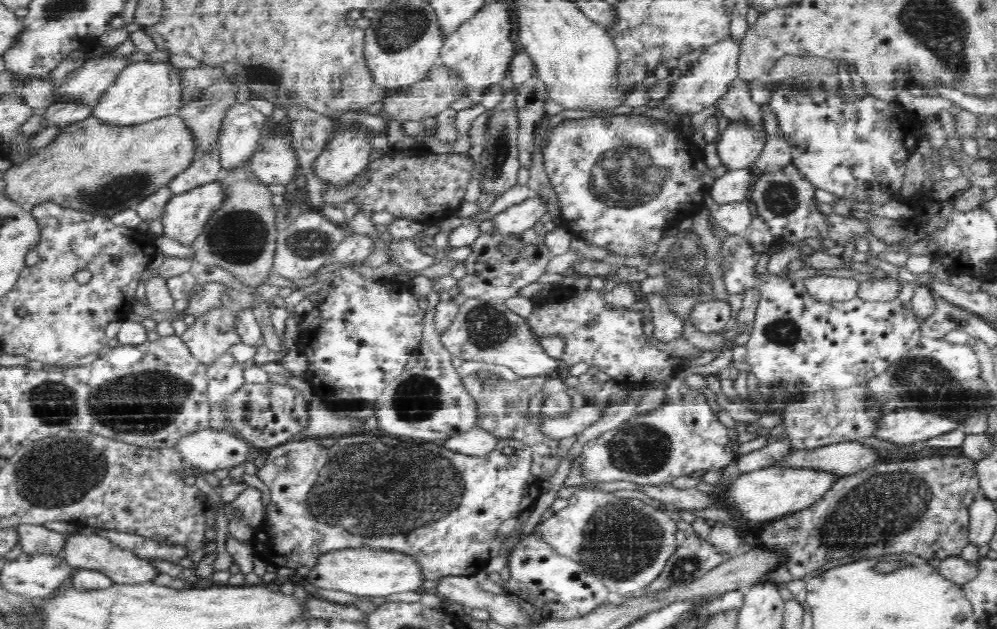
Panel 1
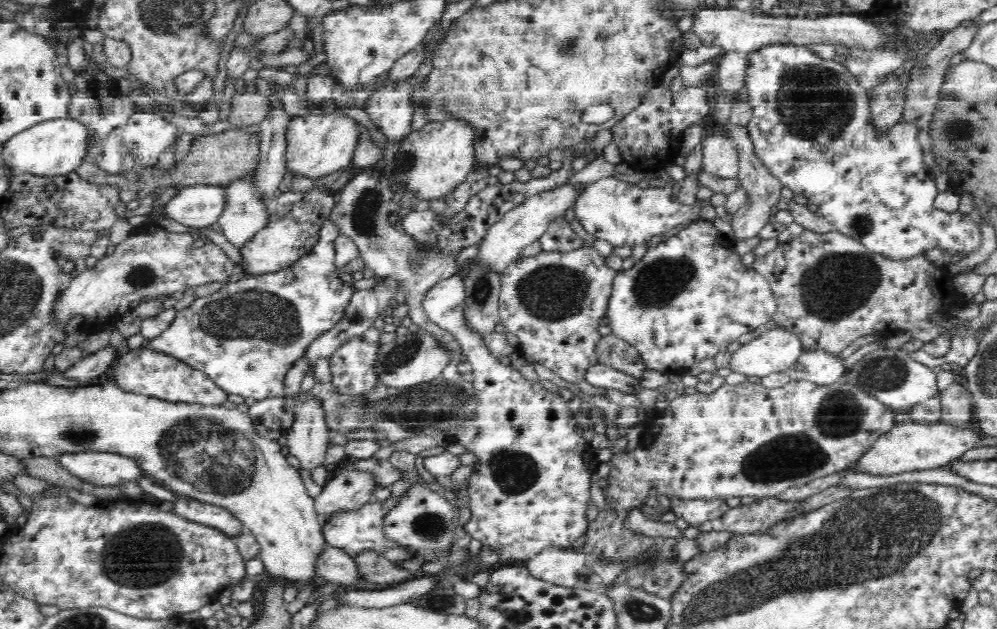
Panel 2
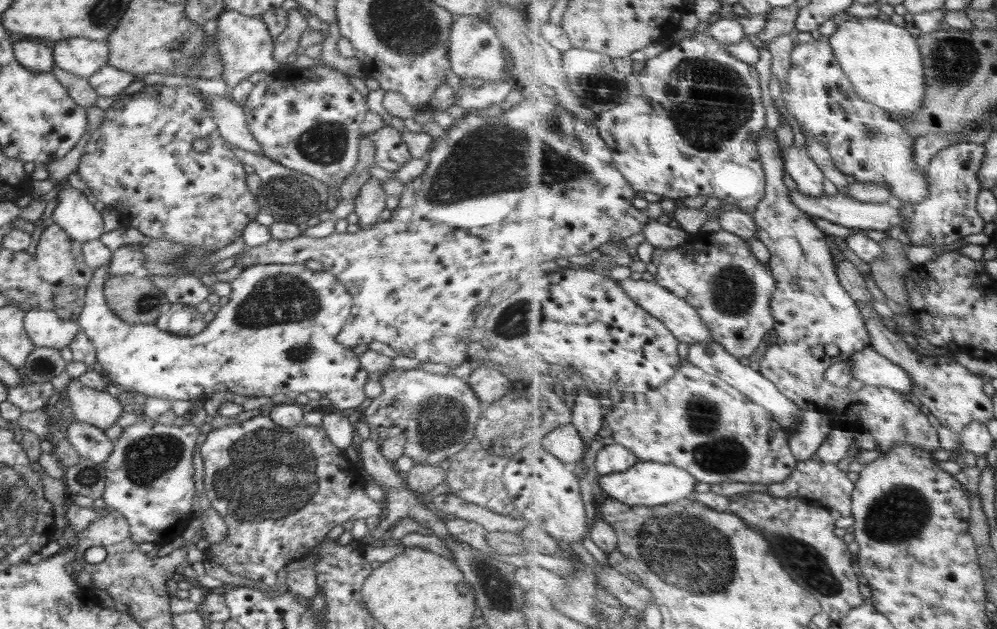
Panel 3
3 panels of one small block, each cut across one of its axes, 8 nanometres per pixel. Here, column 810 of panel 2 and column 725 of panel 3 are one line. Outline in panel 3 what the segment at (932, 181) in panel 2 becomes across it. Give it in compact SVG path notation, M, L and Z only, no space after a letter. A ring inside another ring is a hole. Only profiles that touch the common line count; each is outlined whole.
M710 30L697 33L696 35L694 35L694 37L690 37L690 40L684 40L684 42L682 42L682 48L684 48L686 52L664 52L664 54L660 53L660 56L658 55L658 64L654 66L654 70L650 68L650 62L648 62L648 66L645 66L645 71L650 72L650 80L646 80L646 86L635 87L635 76L629 78L629 97L623 103L620 103L613 109L610 109L609 111L601 114L601 116L599 117L599 125L597 126L599 128L599 134L602 135L605 140L607 140L607 143L612 148L612 151L615 152L616 164L619 164L620 171L624 172L624 177L626 177L626 179L628 179L628 182L632 183L632 186L634 186L635 189L638 191L653 192L663 198L674 200L676 203L688 200L688 198L696 198L696 196L716 197L717 199L721 199L727 204L734 205L734 207L737 207L740 210L744 208L744 210L752 209L757 211L760 203L762 203L764 201L764 198L767 197L767 172L764 169L762 155L760 155L760 138L762 138L763 132L764 130L766 130L768 118L766 118L766 106L764 106L764 100L762 100L762 98L764 98L764 92L762 92L762 82L760 82L760 74L758 73L758 70L756 70L756 67L754 67L754 64L750 62L744 62L744 59L738 58L737 56L732 54L730 49L728 49L728 45L720 42L715 37L715 35L711 33Z

